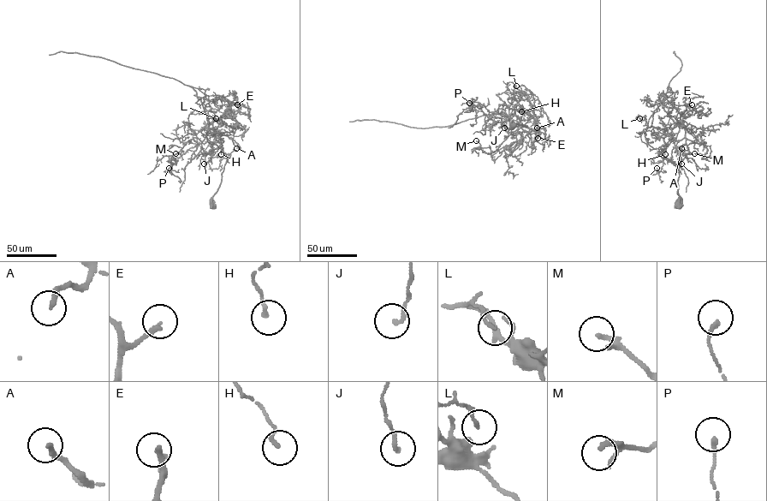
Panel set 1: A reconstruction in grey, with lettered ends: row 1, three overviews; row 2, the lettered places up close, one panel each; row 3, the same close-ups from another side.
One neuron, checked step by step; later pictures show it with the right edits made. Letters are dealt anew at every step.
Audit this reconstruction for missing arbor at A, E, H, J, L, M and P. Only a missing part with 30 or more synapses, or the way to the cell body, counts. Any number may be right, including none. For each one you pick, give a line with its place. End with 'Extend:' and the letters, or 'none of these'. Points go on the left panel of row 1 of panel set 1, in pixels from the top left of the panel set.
A: (236, 148)
E: (237, 104)
M: (175, 153)
Extend: A, E, M

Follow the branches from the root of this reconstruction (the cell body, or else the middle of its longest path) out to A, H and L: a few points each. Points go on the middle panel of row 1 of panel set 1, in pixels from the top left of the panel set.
A: (513, 125), (527, 126), (513, 131), (506, 131), (514, 126), (538, 128), (533, 142), (538, 135), (537, 128)
H: (513, 125), (527, 126), (513, 131), (506, 131), (514, 111), (522, 110), (520, 106), (521, 111)
L: (513, 125), (527, 126), (506, 131), (511, 126), (535, 129), (537, 125), (533, 102), (538, 97), (516, 86)

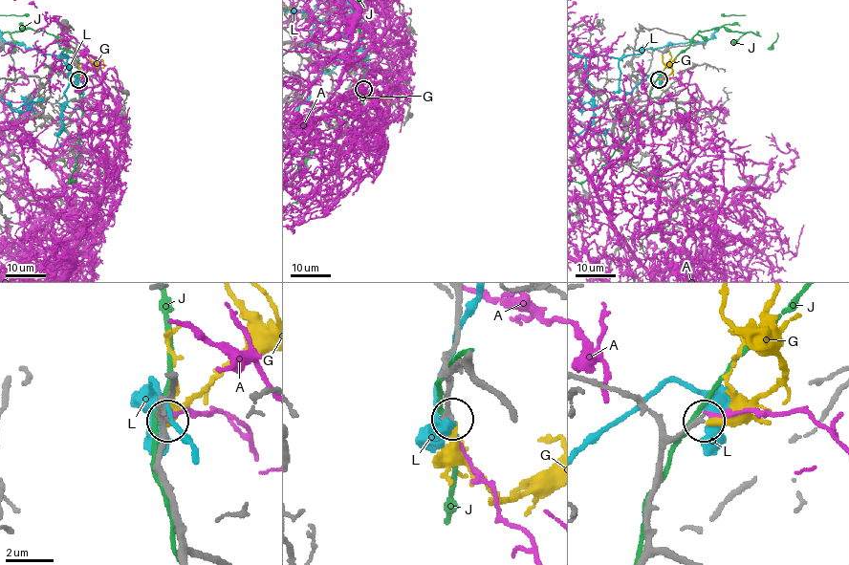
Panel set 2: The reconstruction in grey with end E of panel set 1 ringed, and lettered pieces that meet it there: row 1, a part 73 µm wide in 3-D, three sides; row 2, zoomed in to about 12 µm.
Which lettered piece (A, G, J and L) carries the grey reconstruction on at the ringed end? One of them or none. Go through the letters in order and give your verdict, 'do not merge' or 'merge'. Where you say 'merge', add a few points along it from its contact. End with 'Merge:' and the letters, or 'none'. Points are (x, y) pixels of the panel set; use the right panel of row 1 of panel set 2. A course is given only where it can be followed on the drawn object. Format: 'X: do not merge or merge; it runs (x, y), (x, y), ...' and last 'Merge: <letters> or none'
A: do not merge
G: merge; it runs (660, 78), (672, 72), (669, 67), (676, 56)
J: do not merge
L: do not merge
Merge: G

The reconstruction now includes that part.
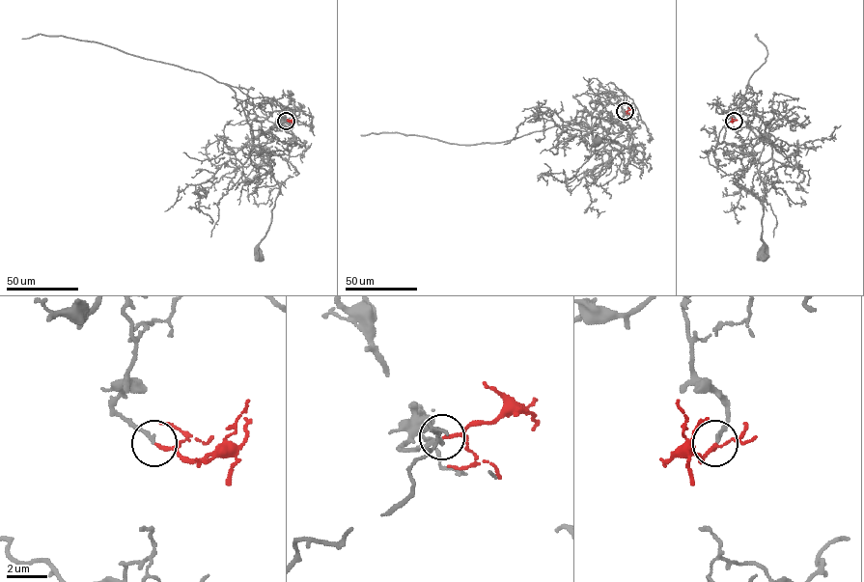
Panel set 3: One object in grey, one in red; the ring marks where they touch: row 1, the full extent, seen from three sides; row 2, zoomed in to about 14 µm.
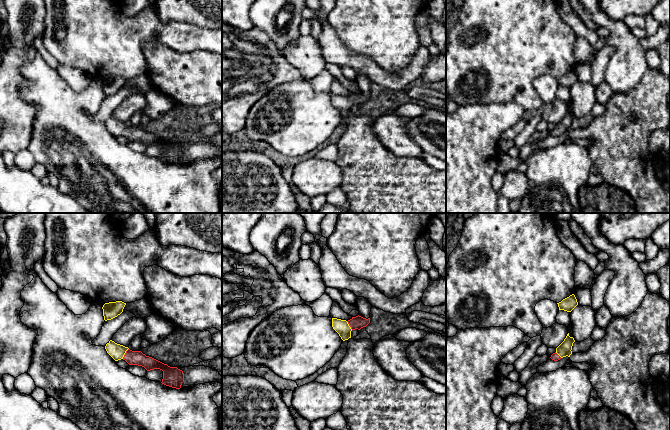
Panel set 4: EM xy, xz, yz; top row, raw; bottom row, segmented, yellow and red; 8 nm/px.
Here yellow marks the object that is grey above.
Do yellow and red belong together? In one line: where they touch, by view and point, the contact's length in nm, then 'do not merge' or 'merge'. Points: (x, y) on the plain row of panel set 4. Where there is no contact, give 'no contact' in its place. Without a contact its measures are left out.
xy (125, 128) | 100 nm | merge

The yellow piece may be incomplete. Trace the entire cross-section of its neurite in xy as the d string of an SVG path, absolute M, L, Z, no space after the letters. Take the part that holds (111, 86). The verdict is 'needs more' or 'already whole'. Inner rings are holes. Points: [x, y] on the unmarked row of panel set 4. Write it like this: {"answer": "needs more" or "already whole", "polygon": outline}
{"answer": "already whole", "polygon": "M122 77L105 79L102 83L104 96L111 96L123 88L126 79Z"}

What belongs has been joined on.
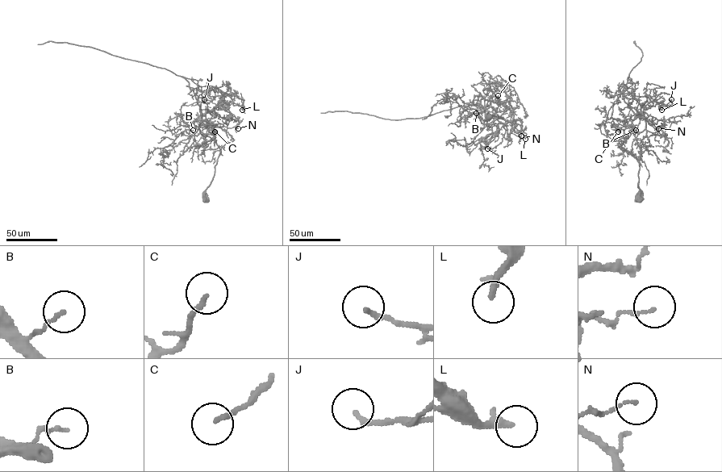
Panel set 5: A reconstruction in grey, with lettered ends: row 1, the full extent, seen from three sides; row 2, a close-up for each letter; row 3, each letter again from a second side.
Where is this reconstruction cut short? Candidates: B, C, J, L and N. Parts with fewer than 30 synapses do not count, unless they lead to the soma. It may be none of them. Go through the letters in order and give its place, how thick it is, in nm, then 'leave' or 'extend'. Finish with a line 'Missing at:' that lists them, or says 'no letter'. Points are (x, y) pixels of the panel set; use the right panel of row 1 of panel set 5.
B: at (636, 130); 110 nm thick; leave
C: at (618, 131); 150 nm thick; extend
J: at (671, 99); 190 nm thick; leave
L: at (661, 110); 180 nm thick; extend
N: at (658, 128); 100 nm thick; leave
Missing at: C, L

